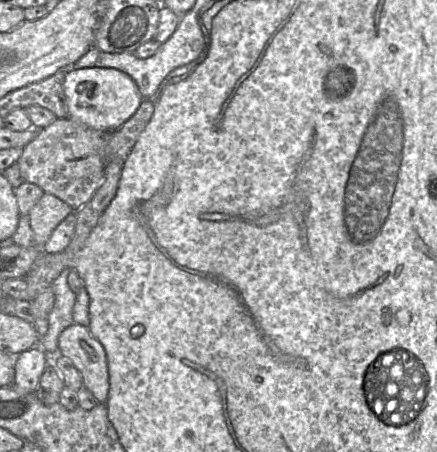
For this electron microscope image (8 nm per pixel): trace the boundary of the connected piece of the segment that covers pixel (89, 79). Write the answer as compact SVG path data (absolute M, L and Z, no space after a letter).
M69 68L63 86L68 106L67 118L102 132L119 129L144 100L133 79L113 68Z

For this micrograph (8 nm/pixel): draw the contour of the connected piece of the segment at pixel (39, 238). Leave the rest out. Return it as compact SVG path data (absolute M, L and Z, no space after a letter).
M44 193L29 213L34 244L42 248L56 227L73 212L71 206L56 196Z

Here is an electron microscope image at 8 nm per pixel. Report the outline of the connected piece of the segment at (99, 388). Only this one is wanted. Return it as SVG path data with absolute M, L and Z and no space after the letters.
M73 323L59 336L58 355L72 361L82 377L83 385L105 404L109 393L109 374L106 353L88 327Z

